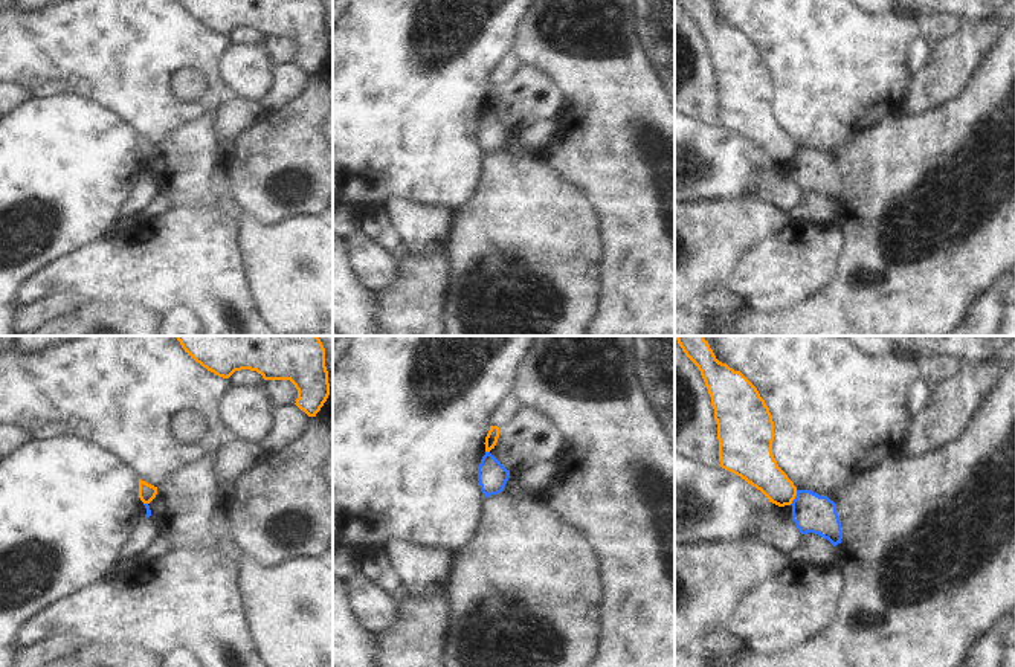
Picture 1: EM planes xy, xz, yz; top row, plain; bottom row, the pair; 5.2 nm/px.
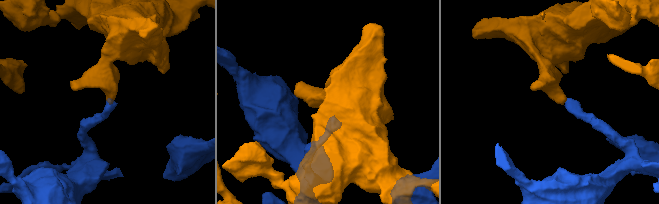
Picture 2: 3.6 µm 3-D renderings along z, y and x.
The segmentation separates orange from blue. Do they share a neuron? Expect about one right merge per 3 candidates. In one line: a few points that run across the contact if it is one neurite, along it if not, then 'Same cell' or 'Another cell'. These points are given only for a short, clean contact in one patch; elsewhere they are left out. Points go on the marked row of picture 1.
Another cell

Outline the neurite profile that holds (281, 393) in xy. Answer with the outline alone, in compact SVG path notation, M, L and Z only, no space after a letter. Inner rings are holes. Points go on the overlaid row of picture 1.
M264 380L261 391L273 406L292 406L298 398L298 389L290 380Z

